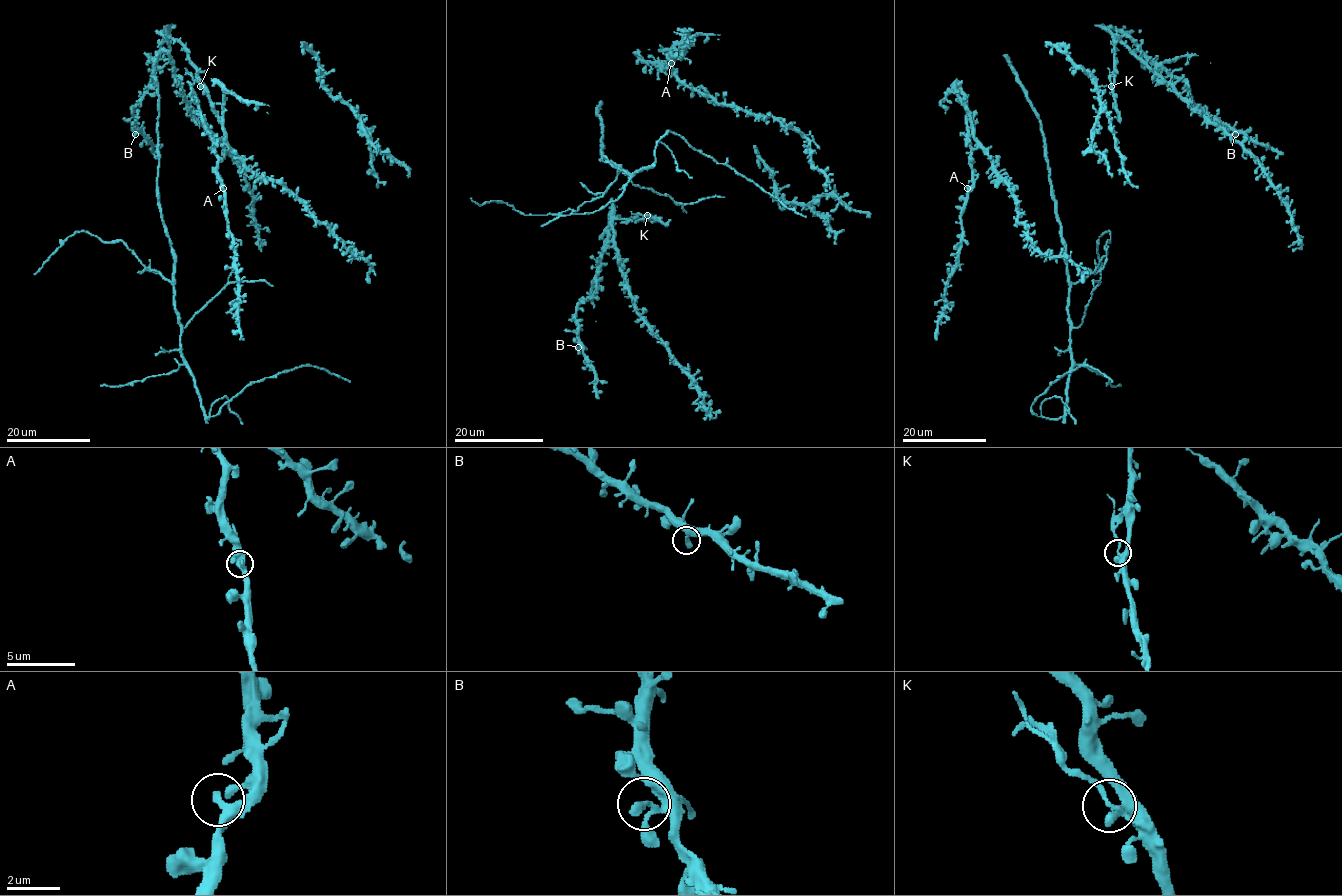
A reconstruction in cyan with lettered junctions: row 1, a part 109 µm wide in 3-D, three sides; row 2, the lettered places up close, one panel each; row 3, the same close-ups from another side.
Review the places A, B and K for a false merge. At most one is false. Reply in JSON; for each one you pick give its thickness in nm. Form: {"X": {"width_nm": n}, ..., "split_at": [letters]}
{"K": {"width_nm": 300}, "split_at": ["K"]}

